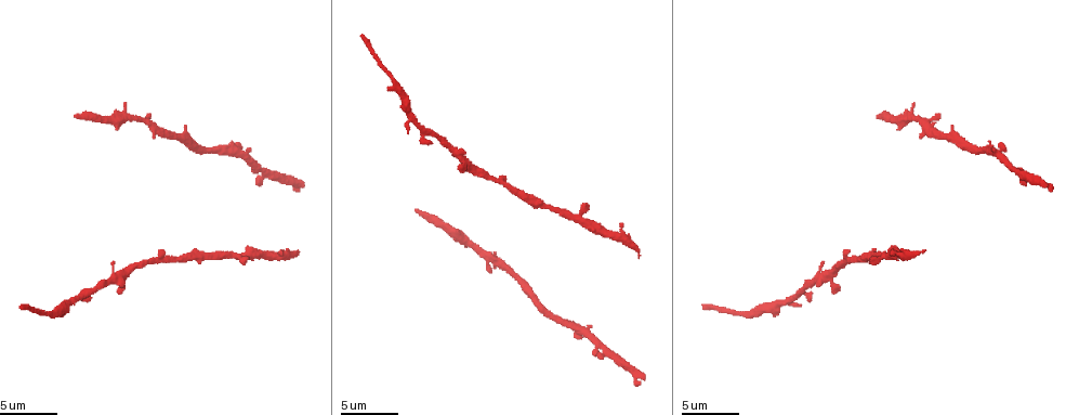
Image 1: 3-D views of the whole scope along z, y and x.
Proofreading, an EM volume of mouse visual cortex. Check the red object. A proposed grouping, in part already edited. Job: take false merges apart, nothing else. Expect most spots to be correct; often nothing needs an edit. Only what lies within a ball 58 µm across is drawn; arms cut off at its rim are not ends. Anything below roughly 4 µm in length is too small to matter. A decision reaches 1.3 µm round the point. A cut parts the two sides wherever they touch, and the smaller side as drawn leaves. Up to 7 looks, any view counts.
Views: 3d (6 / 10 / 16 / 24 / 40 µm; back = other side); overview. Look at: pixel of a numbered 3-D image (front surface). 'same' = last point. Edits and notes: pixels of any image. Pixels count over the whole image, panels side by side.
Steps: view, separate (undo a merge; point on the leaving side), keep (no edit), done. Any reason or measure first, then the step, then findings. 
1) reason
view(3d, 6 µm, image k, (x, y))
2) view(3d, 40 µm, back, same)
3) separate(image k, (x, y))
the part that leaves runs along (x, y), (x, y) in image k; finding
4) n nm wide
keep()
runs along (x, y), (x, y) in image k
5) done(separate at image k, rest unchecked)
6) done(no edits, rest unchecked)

thick turns thin
view(3d, 10 µm, image 1, (193, 257))

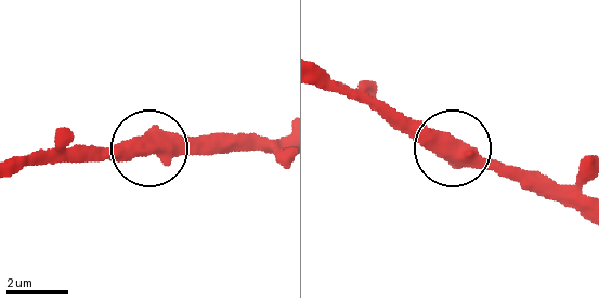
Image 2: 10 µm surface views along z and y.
keep()
runs along (586, 217), (455, 153), (424, 147), (372, 99) in image 2; one neuron here

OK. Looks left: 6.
three-way junction
view(3d, 6 µm, image 1, (413, 120))

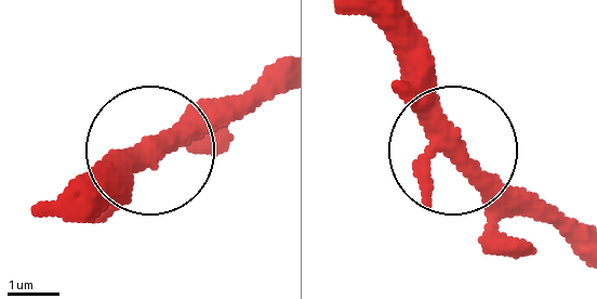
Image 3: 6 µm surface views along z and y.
310 nm wide
keep()
all the same neuron

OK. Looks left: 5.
sudden change in width
view(3d, 6 µm, image 1, (435, 220))

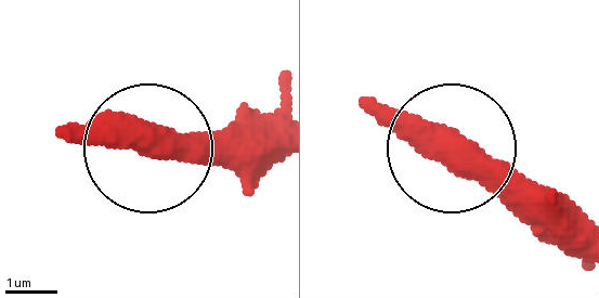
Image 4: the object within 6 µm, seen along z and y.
view(3d, 6 µm, back, image 4, (451, 161))

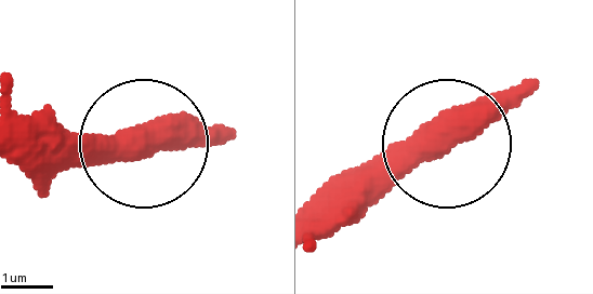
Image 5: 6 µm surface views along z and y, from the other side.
keep()
all the same neuron

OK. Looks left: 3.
done(no edits, rest unchecked)

